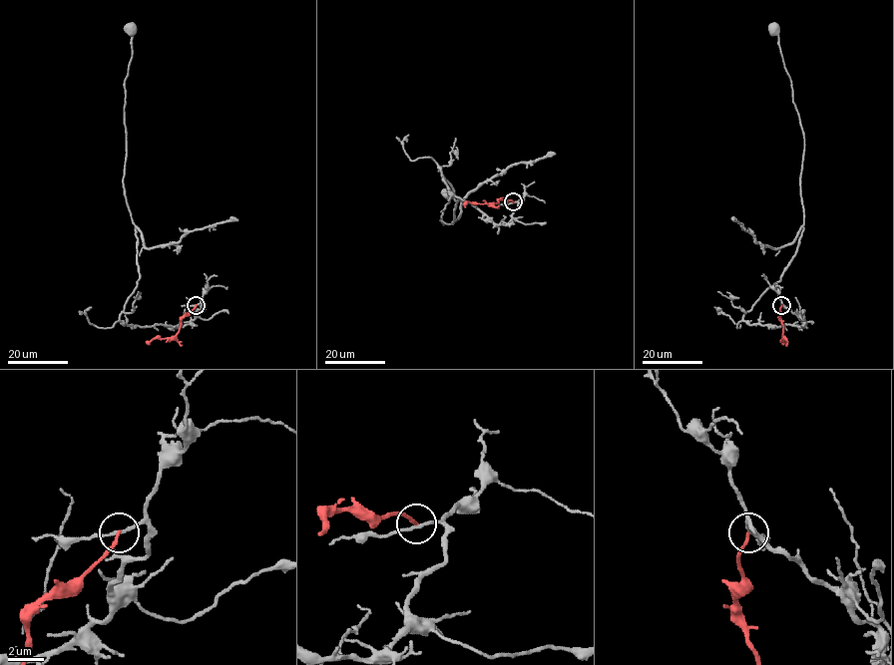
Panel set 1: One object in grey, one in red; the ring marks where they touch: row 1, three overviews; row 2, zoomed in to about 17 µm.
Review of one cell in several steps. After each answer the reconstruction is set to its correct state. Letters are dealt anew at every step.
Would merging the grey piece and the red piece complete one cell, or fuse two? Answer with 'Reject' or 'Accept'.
Reject

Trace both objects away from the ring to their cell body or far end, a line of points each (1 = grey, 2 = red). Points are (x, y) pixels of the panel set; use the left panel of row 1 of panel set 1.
1: (196, 305), (195, 318), (179, 326), (119, 318), (140, 277), (123, 182), (129, 27)
2: (196, 305), (183, 317), (175, 336), (155, 338), (147, 343)

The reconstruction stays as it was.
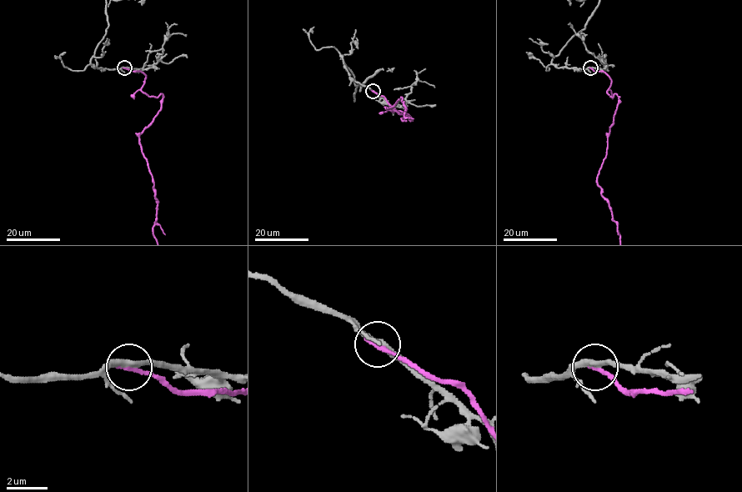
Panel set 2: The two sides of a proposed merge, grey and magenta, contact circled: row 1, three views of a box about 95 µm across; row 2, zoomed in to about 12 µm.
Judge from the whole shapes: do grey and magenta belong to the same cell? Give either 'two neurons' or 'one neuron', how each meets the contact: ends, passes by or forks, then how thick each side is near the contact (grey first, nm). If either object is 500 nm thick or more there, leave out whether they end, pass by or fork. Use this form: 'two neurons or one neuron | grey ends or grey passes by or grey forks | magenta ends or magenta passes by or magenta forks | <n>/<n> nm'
two neurons | grey passes by | magenta ends | 280/240 nm

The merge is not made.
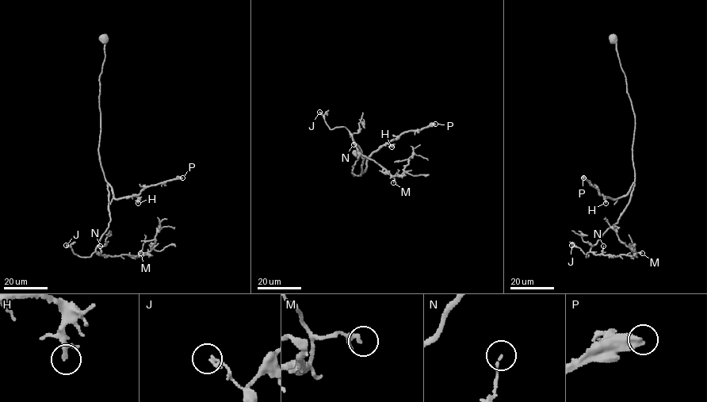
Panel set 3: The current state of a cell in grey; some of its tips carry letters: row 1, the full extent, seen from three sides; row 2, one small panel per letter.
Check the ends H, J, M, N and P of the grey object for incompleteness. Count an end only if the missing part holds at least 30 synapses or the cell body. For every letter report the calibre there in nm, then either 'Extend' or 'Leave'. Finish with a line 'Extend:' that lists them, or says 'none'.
H: Thickness 240 nm. Extend
J: Thickness 170 nm. Leave
M: Thickness 220 nm. Leave
N: Thickness 100 nm. Leave
P: Thickness 420 nm. Extend
Extend: H, P

